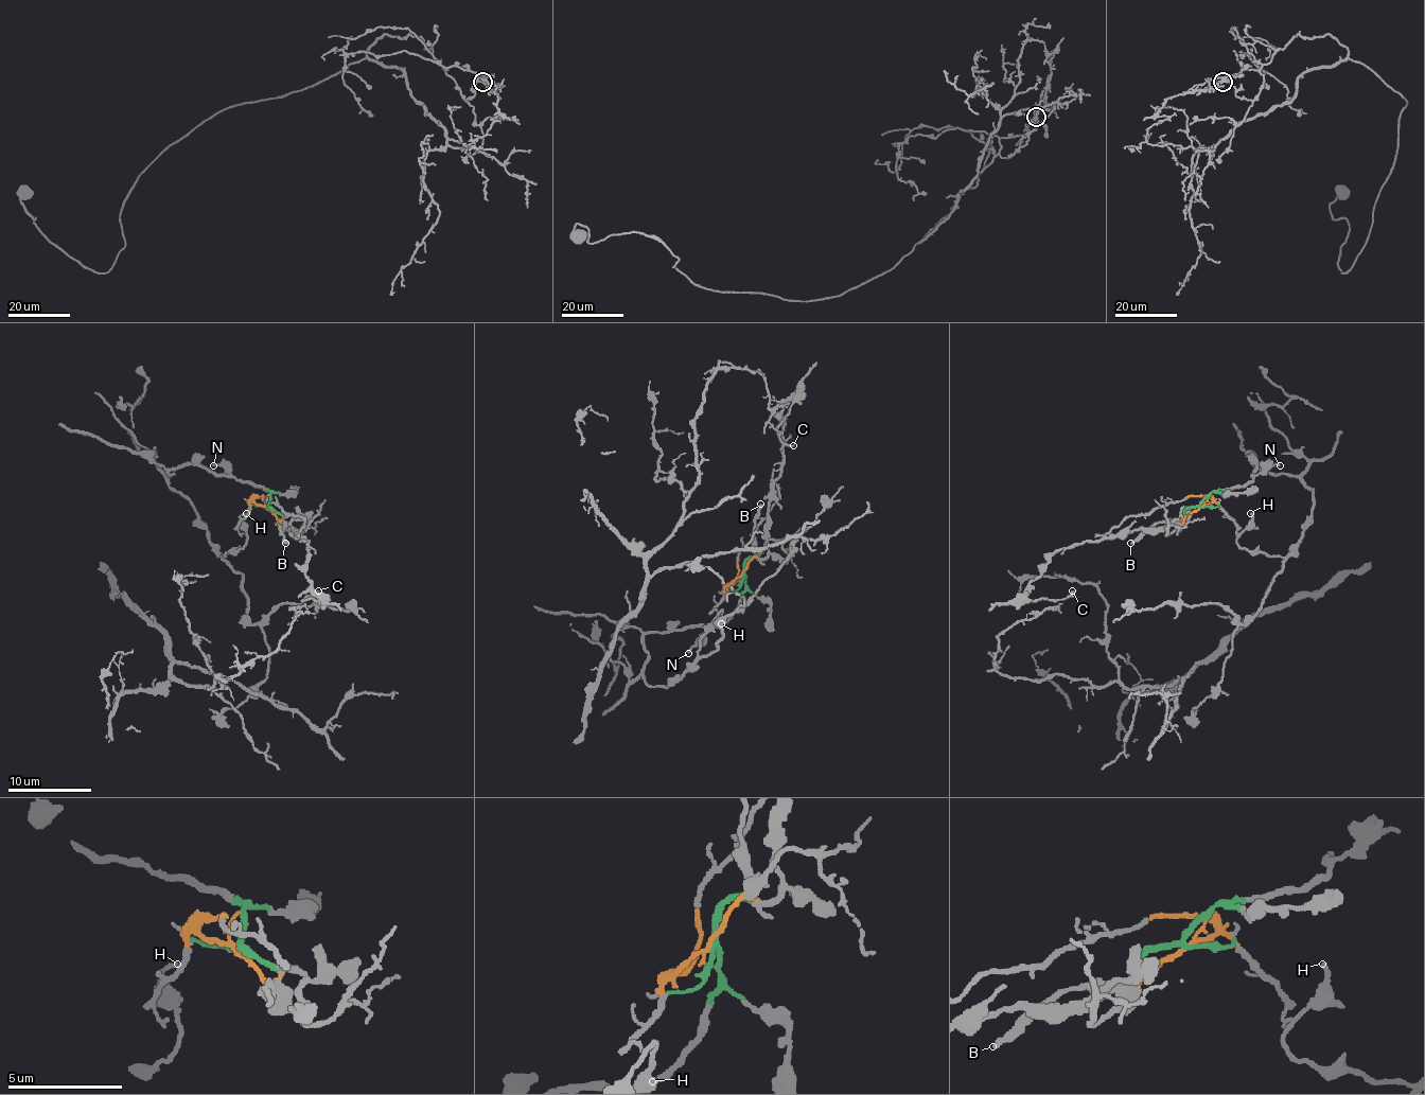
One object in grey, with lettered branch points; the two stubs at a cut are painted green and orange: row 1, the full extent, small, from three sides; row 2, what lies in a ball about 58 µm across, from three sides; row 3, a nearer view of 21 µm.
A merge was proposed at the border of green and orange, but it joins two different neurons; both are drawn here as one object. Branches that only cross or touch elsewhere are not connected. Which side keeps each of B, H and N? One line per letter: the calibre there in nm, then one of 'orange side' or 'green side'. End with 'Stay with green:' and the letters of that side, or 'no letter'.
B: 240 nm thick; orange side
H: 180 nm thick; green side
N: 190 nm thick; green side
Stay with green: H, N

